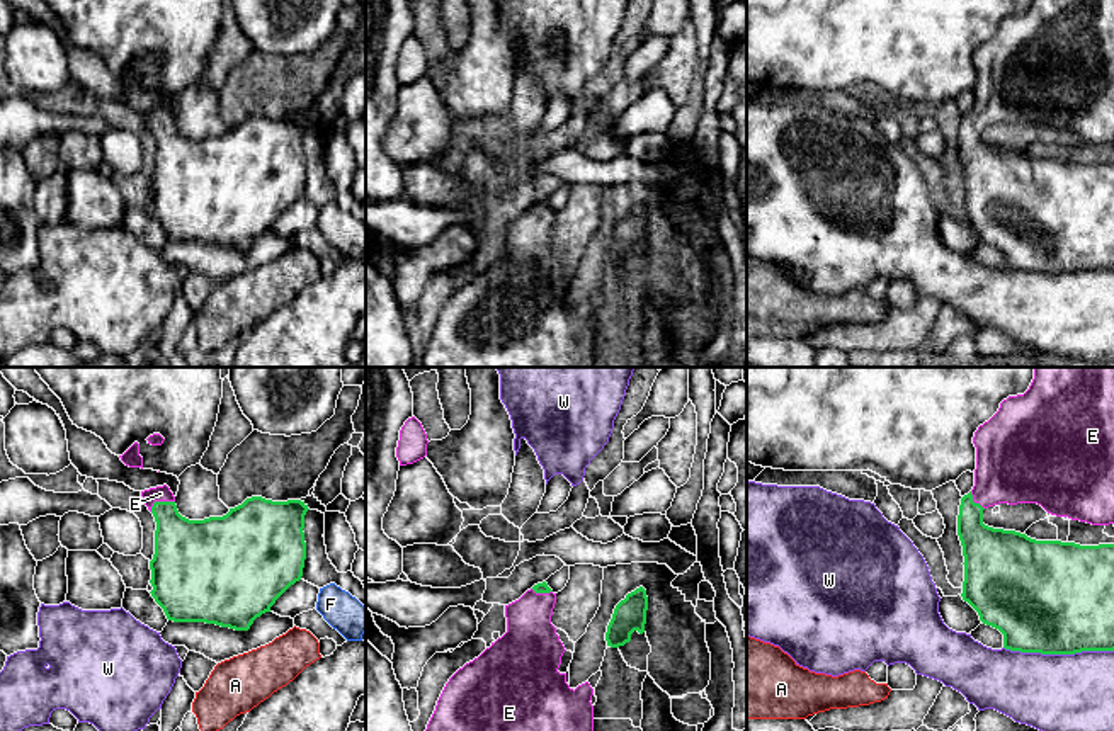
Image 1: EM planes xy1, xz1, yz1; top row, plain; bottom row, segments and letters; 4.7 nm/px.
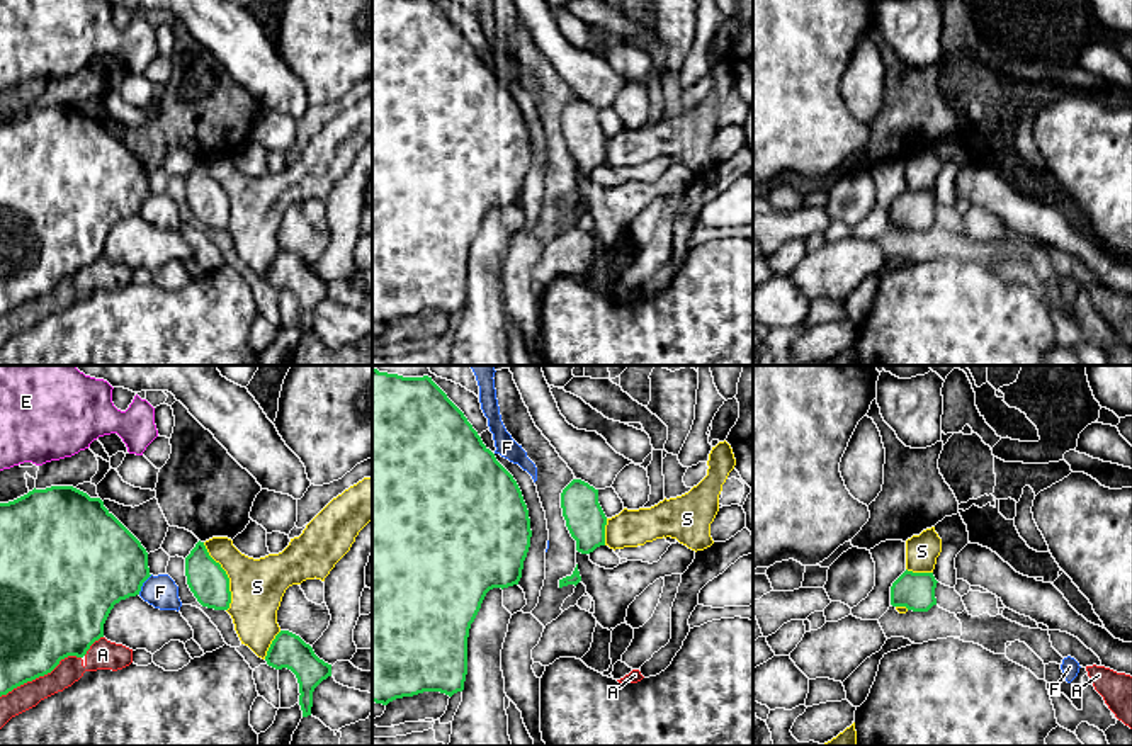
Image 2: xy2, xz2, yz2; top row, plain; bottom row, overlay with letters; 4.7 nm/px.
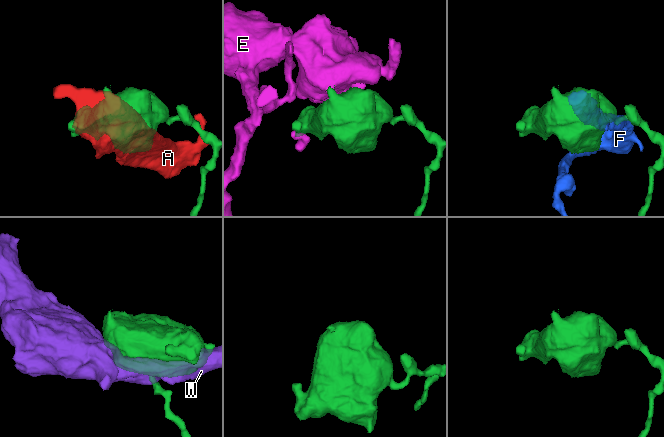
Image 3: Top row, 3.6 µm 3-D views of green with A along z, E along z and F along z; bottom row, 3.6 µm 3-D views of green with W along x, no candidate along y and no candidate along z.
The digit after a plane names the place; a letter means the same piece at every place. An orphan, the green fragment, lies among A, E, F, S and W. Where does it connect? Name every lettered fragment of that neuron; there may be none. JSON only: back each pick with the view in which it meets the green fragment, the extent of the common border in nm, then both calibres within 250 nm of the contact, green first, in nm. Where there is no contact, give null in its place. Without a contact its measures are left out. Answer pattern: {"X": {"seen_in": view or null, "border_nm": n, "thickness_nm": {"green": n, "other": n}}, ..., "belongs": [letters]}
{"E": {"seen_in": "xy1", "border_nm": 130, "thickness_nm": {"green": 280, "other": 80}}, "belongs": ["E"]}

